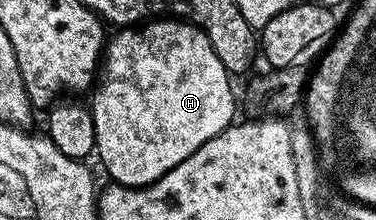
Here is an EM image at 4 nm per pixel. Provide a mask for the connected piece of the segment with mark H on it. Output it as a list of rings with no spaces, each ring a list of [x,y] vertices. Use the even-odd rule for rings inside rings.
[[[151,18],[137,26],[126,26],[115,32],[118,33],[111,40],[109,37],[105,41],[104,59],[100,64],[100,79],[93,89],[93,92],[95,92],[92,111],[94,114],[94,129],[96,130],[94,146],[97,159],[102,159],[102,164],[106,167],[106,172],[110,175],[109,179],[113,183],[123,184],[129,188],[145,188],[146,185],[159,180],[164,174],[168,174],[168,170],[180,166],[180,162],[184,162],[184,158],[196,154],[196,150],[200,150],[200,146],[204,146],[204,142],[216,138],[225,128],[229,128],[231,124],[235,123],[234,92],[230,89],[232,77],[227,72],[224,62],[220,62],[220,58],[216,54],[214,47],[210,45],[210,40],[206,37],[206,33],[197,24],[189,23],[185,19]]]

